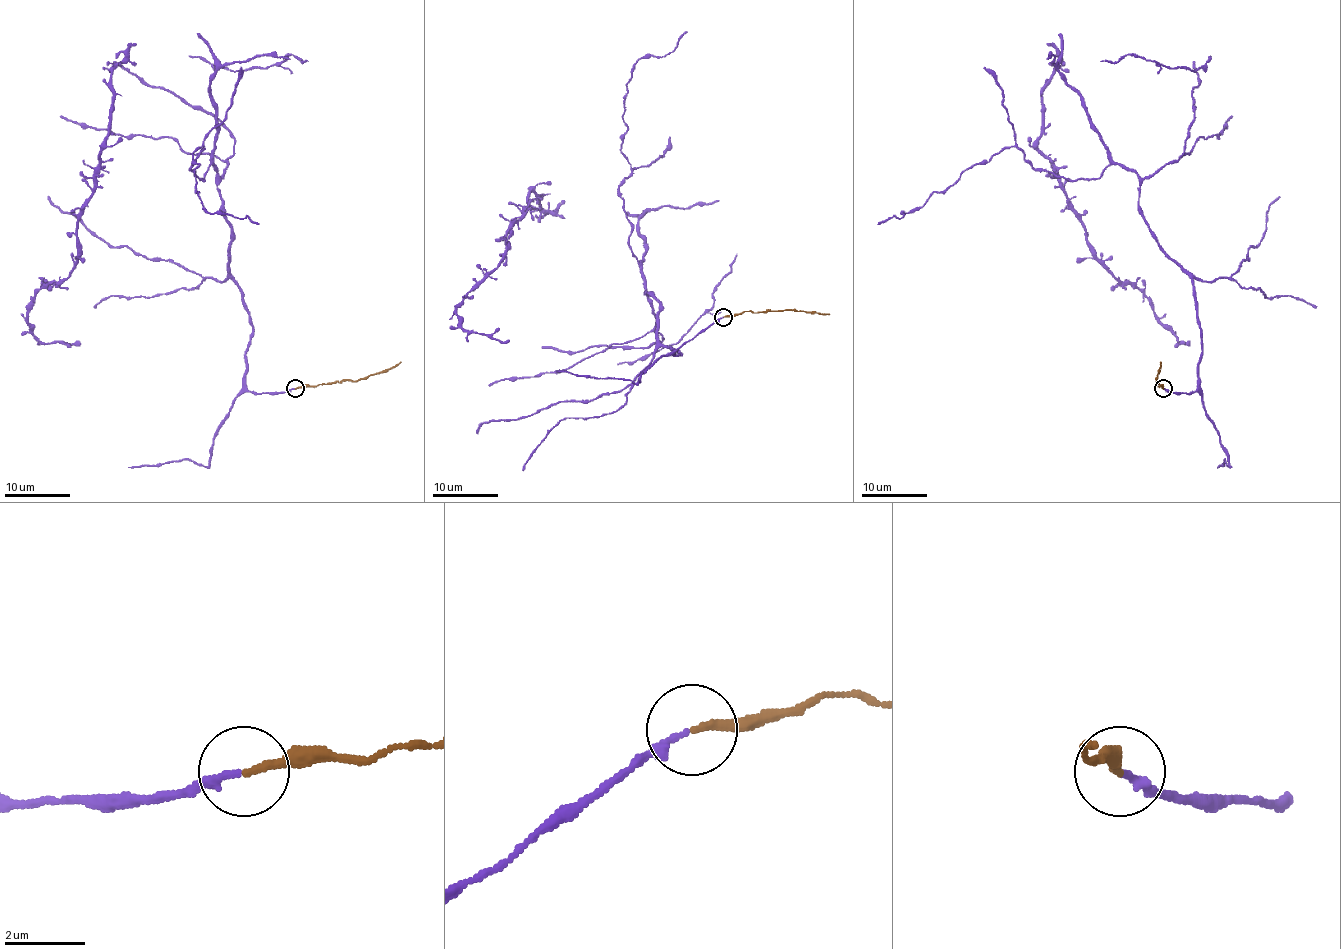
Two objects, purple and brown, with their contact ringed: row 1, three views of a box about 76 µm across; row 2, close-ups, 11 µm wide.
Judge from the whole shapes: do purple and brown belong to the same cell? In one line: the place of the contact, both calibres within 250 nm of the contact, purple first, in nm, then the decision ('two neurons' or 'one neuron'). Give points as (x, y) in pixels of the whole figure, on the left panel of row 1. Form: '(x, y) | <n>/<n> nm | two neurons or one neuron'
(295, 388) | 180/200 nm | one neuron

